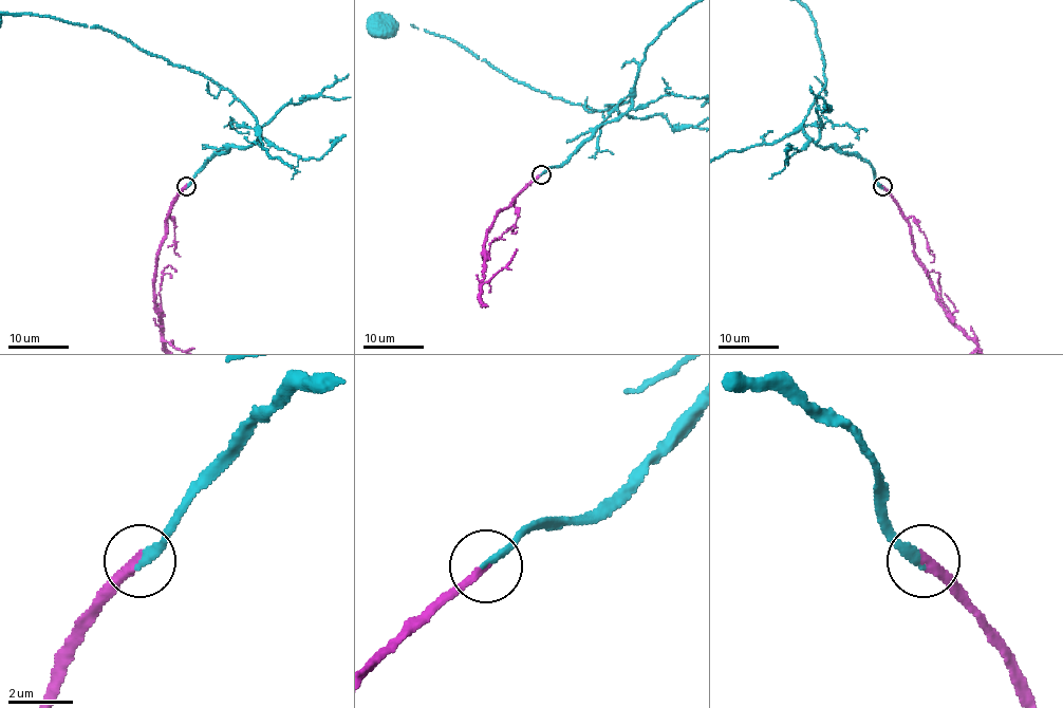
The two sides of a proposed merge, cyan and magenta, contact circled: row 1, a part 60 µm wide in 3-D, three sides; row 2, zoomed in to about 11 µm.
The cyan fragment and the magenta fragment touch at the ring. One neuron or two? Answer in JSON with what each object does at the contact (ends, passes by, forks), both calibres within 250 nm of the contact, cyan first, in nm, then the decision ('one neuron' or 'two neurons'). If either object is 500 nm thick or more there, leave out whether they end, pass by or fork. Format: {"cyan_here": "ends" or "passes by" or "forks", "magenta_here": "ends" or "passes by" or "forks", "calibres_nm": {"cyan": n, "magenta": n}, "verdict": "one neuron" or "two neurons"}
{"cyan_here": "ends", "magenta_here": "ends", "calibres_nm": {"cyan": 240, "magenta": 260}, "verdict": "one neuron"}

